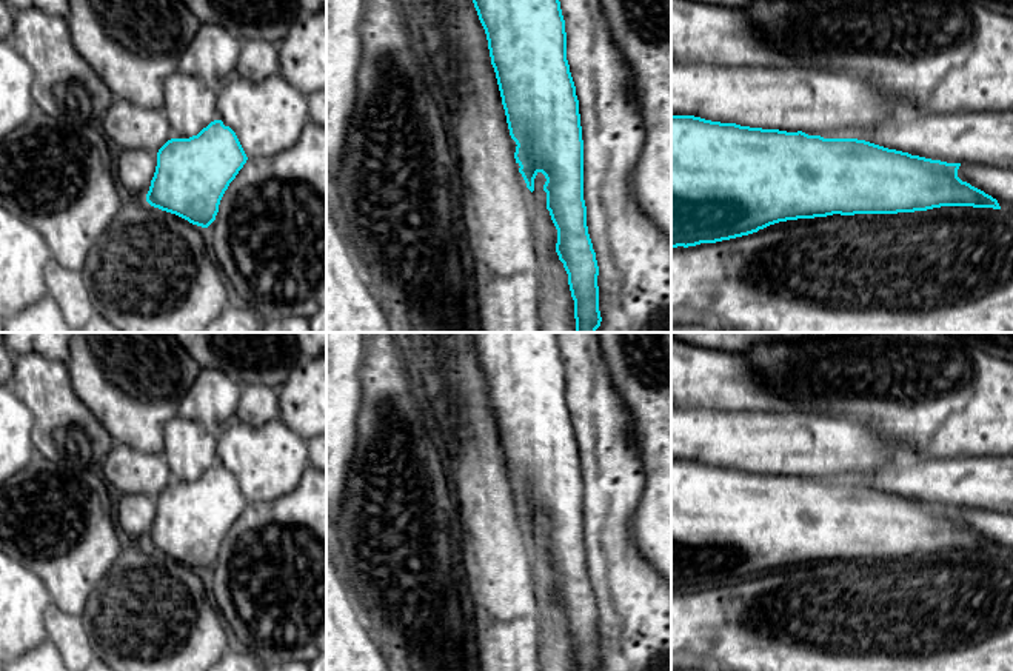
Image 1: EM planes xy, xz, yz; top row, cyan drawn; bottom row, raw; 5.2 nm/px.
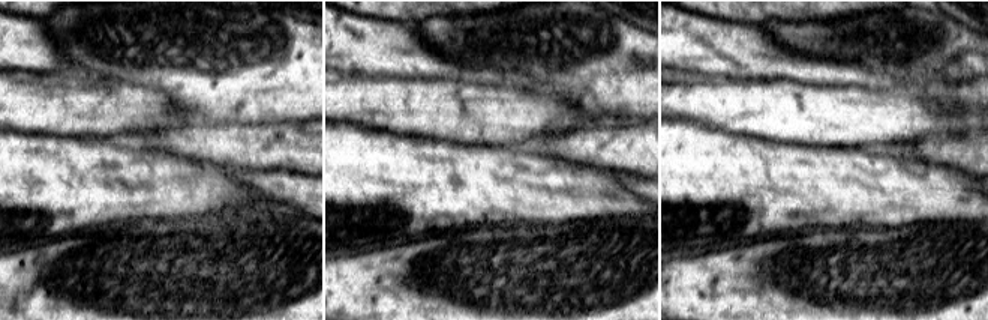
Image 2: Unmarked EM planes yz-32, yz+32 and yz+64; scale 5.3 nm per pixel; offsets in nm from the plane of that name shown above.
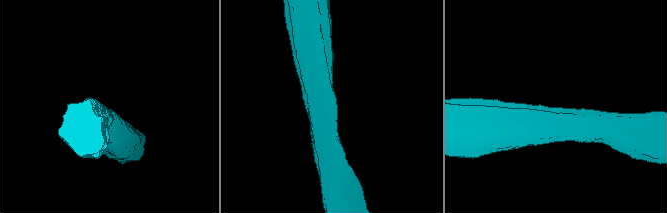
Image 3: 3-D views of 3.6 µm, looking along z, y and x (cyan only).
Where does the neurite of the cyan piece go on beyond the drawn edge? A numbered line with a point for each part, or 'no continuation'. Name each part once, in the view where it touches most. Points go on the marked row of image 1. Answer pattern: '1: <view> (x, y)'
no continuation

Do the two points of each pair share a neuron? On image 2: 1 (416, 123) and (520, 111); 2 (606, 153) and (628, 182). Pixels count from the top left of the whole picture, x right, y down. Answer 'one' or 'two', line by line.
1: one
2: two

